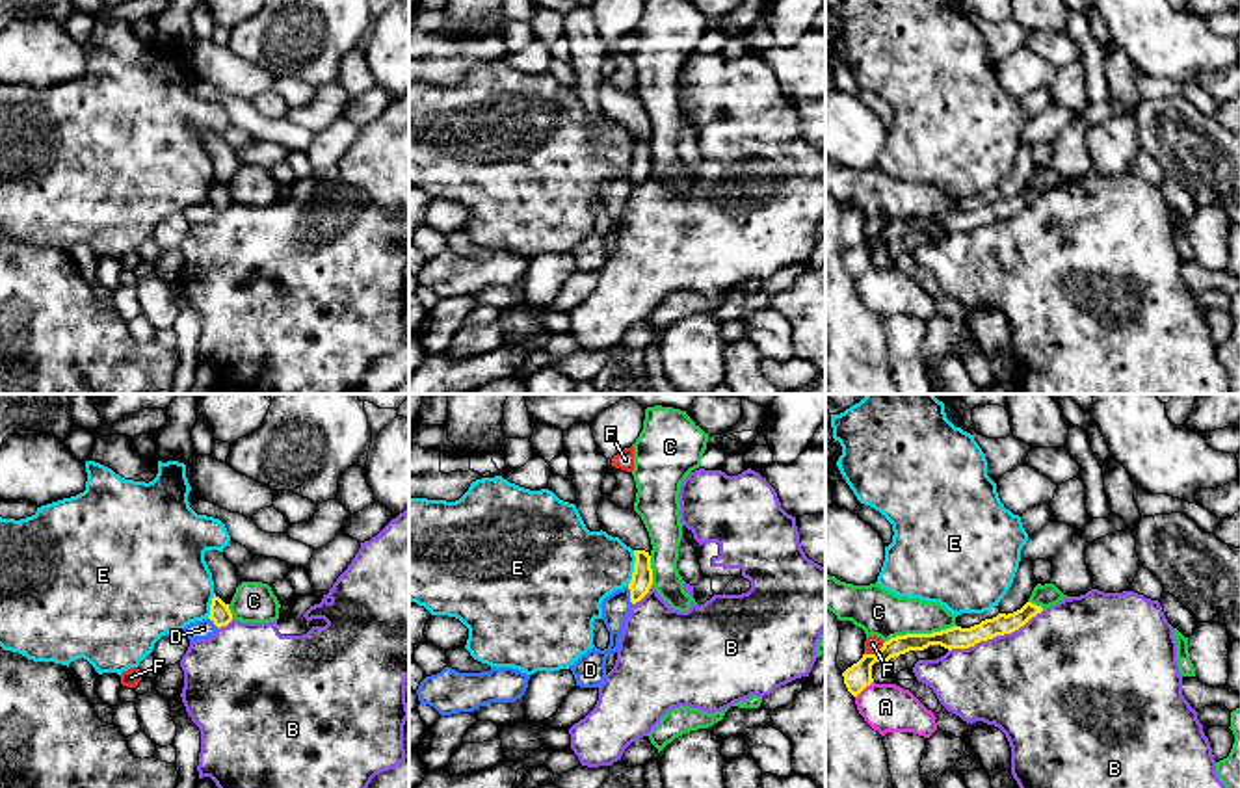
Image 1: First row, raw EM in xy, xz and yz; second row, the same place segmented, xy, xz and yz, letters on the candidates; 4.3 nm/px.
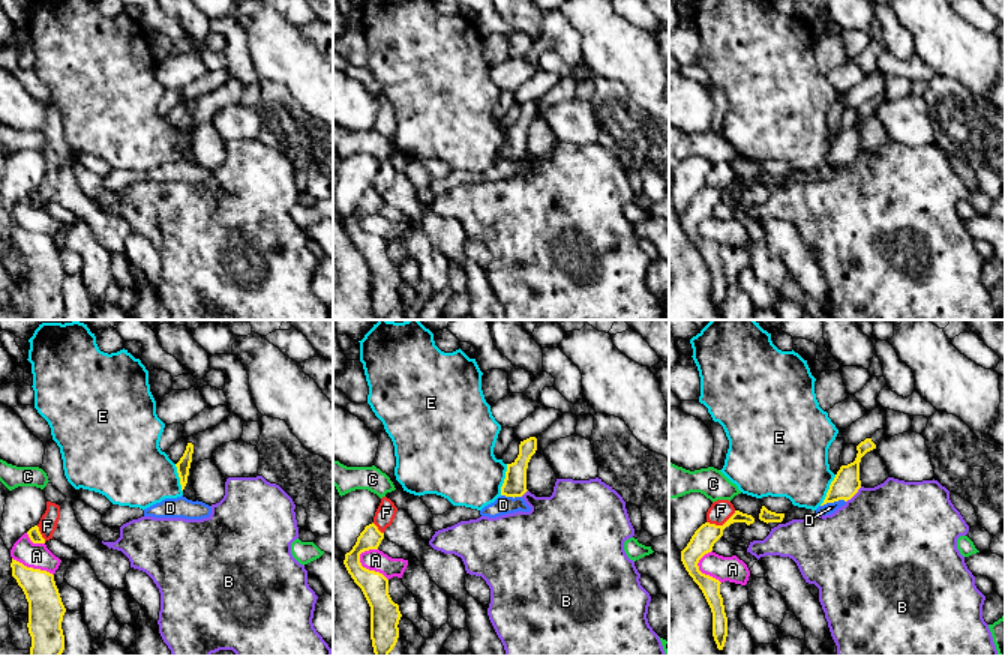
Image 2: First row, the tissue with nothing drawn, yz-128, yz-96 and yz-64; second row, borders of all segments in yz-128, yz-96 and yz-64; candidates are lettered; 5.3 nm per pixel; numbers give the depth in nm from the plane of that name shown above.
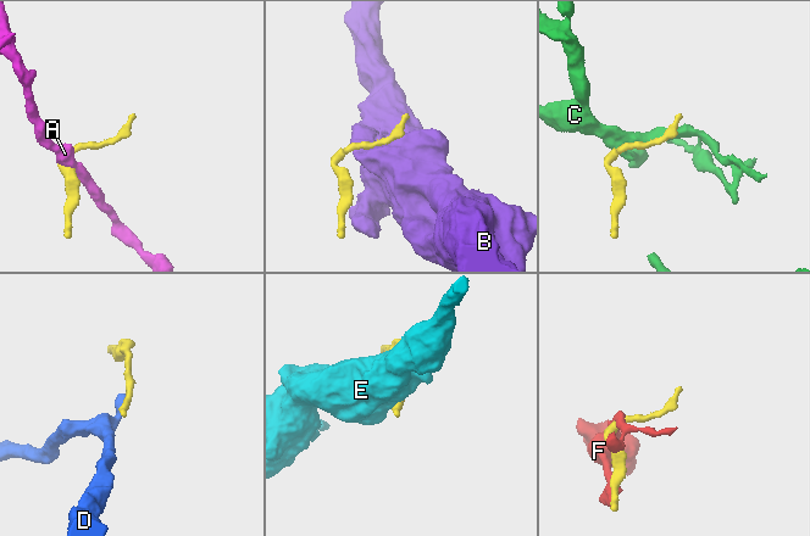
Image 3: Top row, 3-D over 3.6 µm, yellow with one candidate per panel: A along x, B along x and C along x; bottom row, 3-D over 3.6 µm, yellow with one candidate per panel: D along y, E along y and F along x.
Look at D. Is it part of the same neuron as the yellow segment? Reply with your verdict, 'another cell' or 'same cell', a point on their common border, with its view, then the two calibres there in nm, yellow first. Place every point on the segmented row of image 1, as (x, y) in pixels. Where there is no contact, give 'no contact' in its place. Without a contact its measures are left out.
another cell | xz (631, 595) | 100/120 nm

